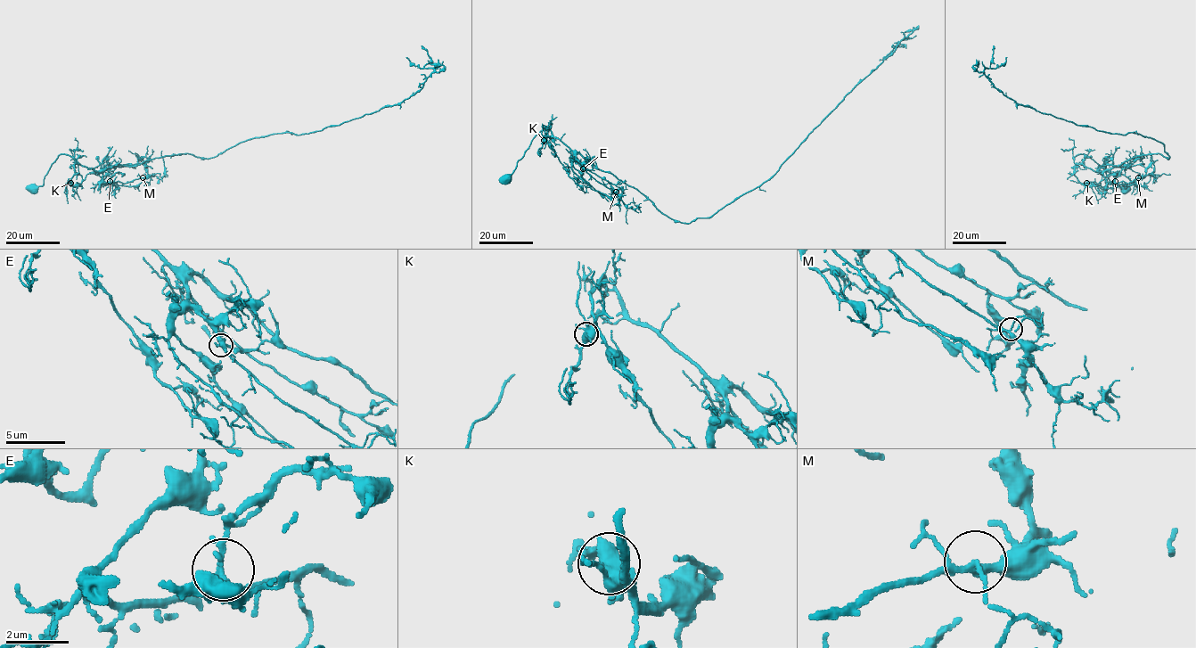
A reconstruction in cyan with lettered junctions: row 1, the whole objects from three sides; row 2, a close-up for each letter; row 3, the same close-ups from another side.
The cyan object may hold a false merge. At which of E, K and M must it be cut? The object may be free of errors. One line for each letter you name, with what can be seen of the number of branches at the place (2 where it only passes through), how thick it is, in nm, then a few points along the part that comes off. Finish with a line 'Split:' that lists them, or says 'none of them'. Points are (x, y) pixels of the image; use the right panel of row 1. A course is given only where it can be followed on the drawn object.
Split: none of them

